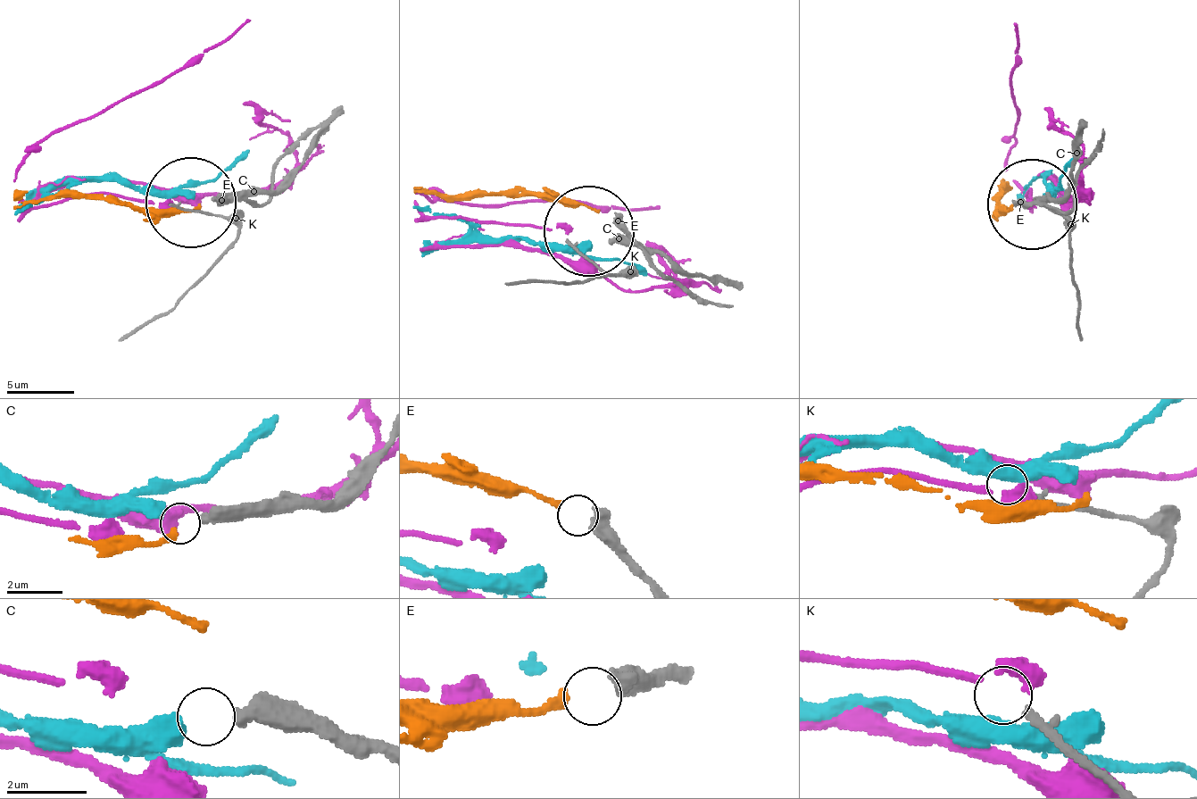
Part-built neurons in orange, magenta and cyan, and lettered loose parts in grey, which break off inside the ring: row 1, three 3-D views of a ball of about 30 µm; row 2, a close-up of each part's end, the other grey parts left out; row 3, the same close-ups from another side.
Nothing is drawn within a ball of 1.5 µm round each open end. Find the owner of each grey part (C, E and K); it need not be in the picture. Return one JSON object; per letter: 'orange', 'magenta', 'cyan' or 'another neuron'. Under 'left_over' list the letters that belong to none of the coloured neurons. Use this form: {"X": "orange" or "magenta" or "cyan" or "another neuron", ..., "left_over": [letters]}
{"C": "cyan", "E": "orange", "K": "magenta", "left_over": []}

